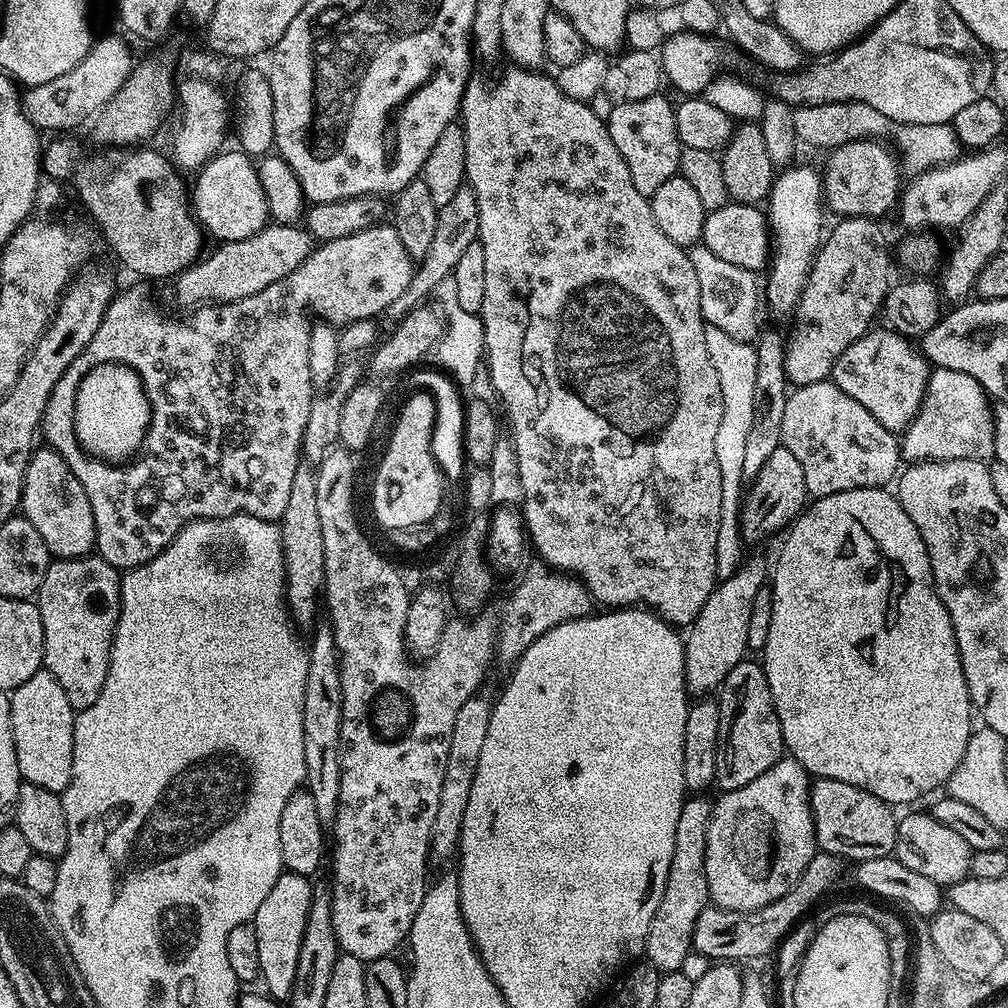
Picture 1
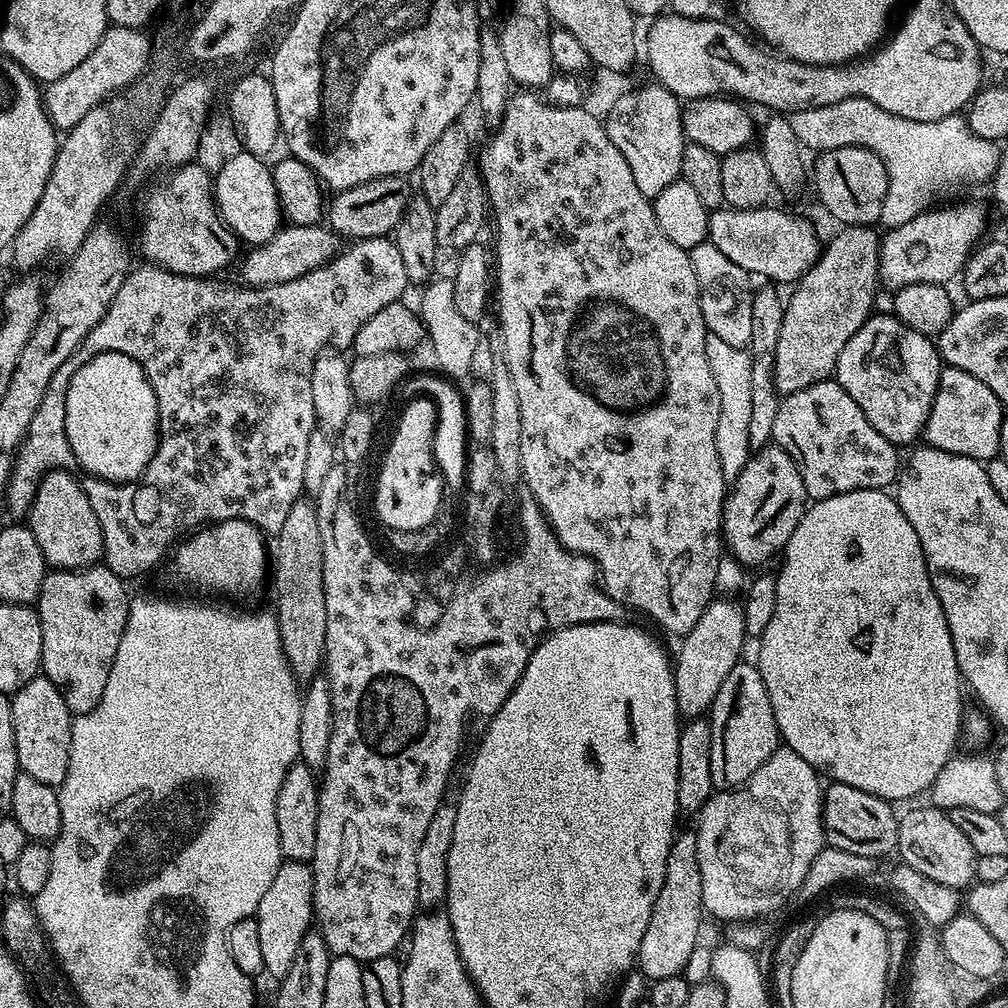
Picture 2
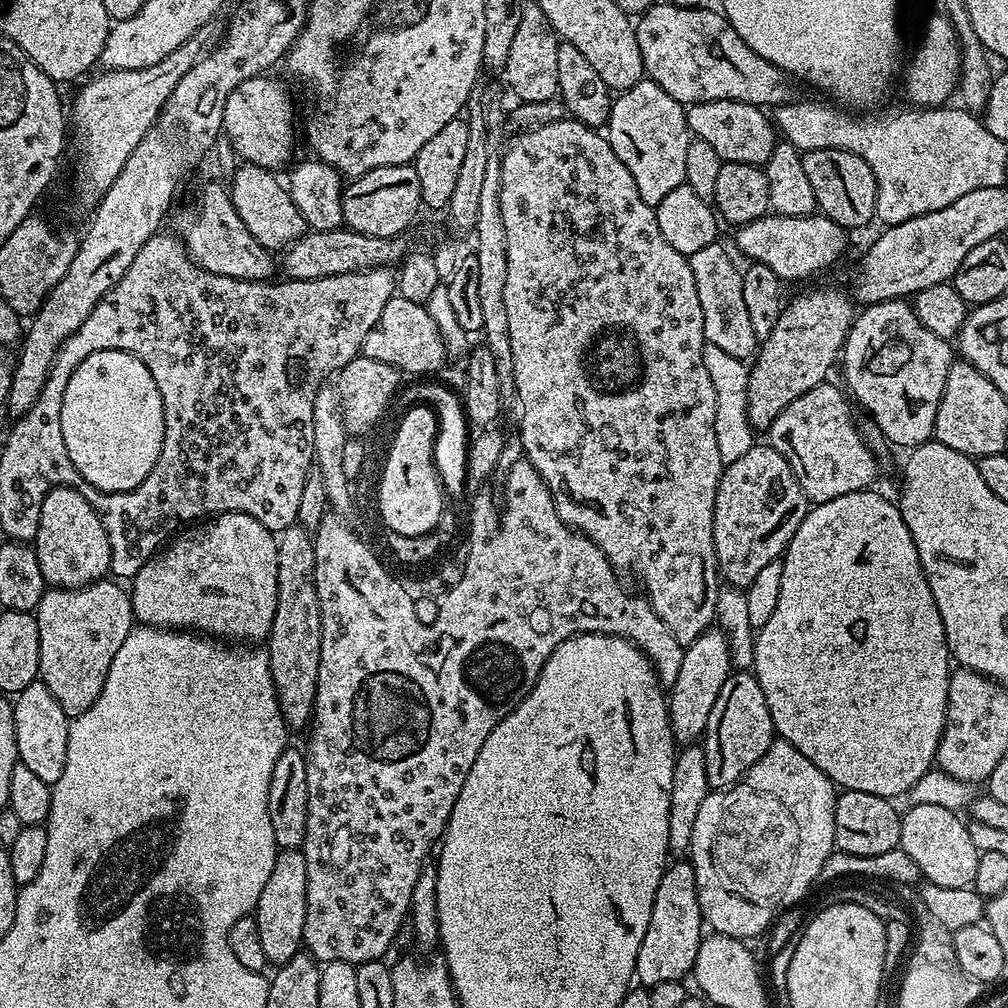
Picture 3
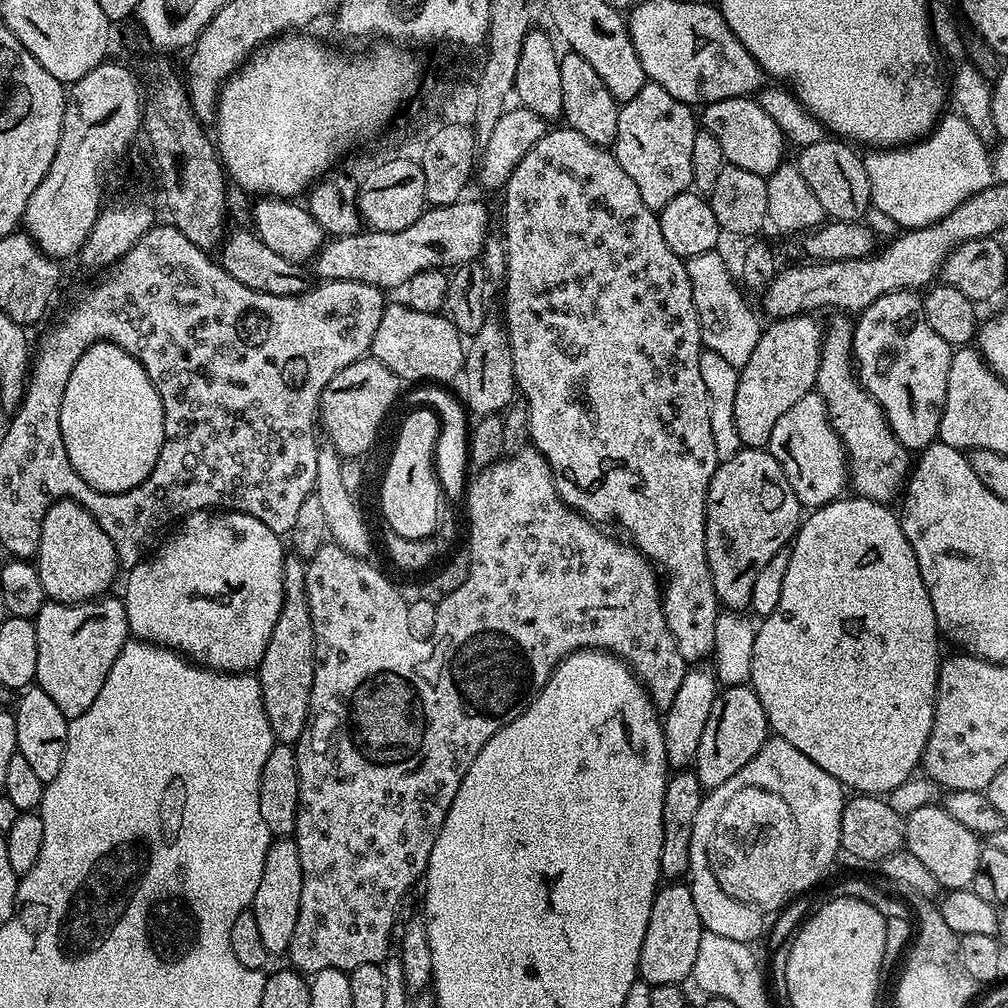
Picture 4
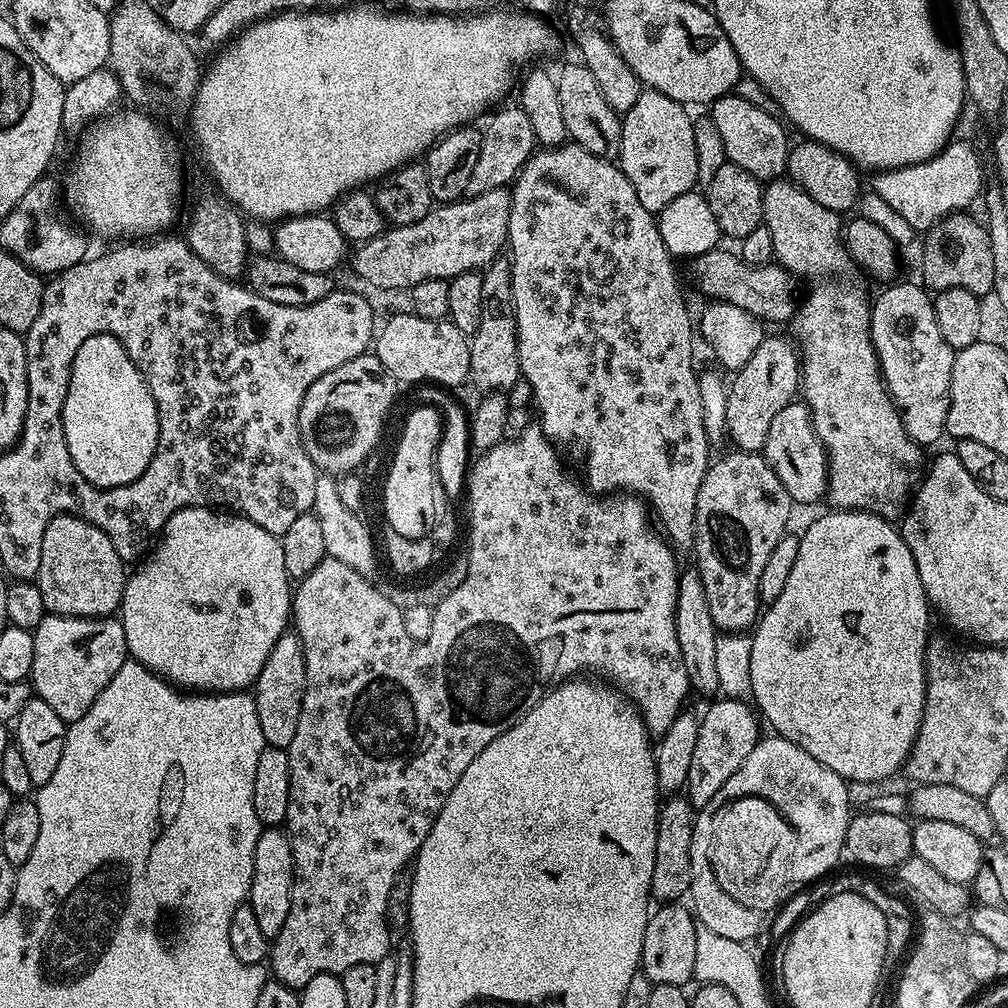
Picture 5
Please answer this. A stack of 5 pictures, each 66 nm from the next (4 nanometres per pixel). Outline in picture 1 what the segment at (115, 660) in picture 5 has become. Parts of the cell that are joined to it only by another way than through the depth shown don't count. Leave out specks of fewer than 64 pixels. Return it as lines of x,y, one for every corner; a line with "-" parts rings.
99,554
79,556
73,560
53,559
46,570
46,578
42,578
42,586
38,593
38,603
40,605
40,613
42,614
42,634
44,635
44,668
50,674
54,674
54,678
58,678
58,686
62,686
63,692
66,693
66,702
70,702
72,711
75,713
94,706
94,702
98,699
98,694
102,694
102,686
106,686
106,674
108,673
110,654
112,653
112,639
116,633
116,623
120,617
121,579
122,576
118,569
110,566

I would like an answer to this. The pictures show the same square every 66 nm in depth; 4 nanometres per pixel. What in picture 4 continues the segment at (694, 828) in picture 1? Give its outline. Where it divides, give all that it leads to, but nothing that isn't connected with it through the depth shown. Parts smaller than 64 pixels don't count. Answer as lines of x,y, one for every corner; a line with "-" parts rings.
684,882
665,883
652,900
646,938
642,938
639,979
650,985
683,985
694,970
694,958
698,958
698,942
702,942
704,931
706,929
698,918
698,909
694,907
691,887

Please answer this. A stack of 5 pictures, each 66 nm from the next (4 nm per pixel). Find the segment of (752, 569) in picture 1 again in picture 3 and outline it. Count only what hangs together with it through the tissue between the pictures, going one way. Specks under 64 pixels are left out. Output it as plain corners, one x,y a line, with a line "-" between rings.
706,631
685,647
678,678
674,678
666,696
672,737
676,739
677,745
694,744
703,737
706,722
710,722
710,710
714,710
714,701
718,698
718,690
722,690
722,682
726,682
732,671
728,639
723,632

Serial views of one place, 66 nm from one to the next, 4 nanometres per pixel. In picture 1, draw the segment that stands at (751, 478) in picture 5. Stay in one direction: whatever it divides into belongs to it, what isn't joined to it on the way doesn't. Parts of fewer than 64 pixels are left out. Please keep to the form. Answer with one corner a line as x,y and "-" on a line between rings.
781,446
770,455
762,470
751,481
752,493
747,493
740,514
740,530
745,541
764,540
775,532
783,533
795,521
806,507
806,482
802,474
802,462
790,454
790,450

